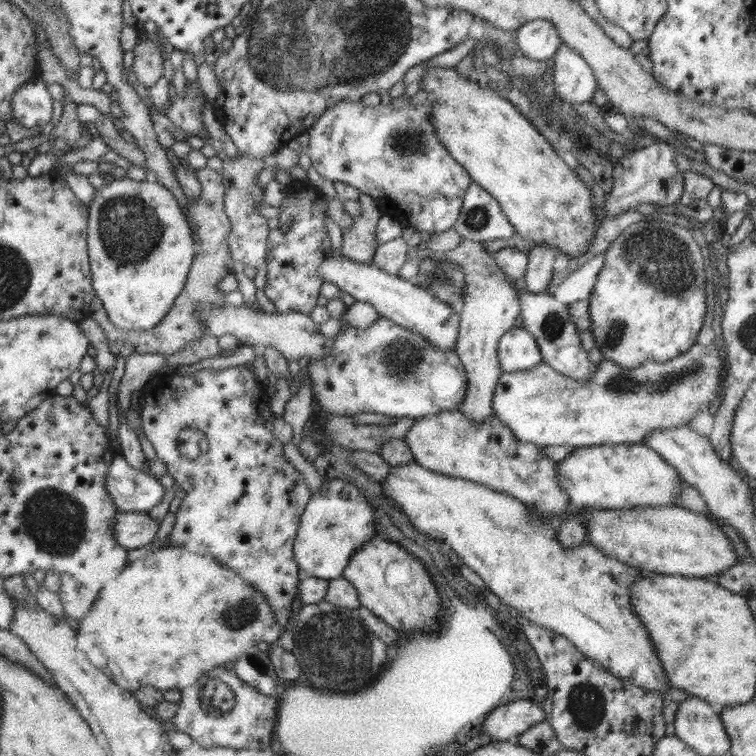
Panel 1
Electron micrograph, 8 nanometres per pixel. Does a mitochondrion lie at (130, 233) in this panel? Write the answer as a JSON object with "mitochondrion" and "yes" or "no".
{"mitochondrion":"yes"}

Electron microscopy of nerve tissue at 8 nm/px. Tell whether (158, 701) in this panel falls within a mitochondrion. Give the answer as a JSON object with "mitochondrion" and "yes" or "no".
{"mitochondrion":"no"}

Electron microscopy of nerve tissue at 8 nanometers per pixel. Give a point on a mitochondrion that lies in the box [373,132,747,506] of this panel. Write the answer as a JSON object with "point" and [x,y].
{"point":[660,262]}

